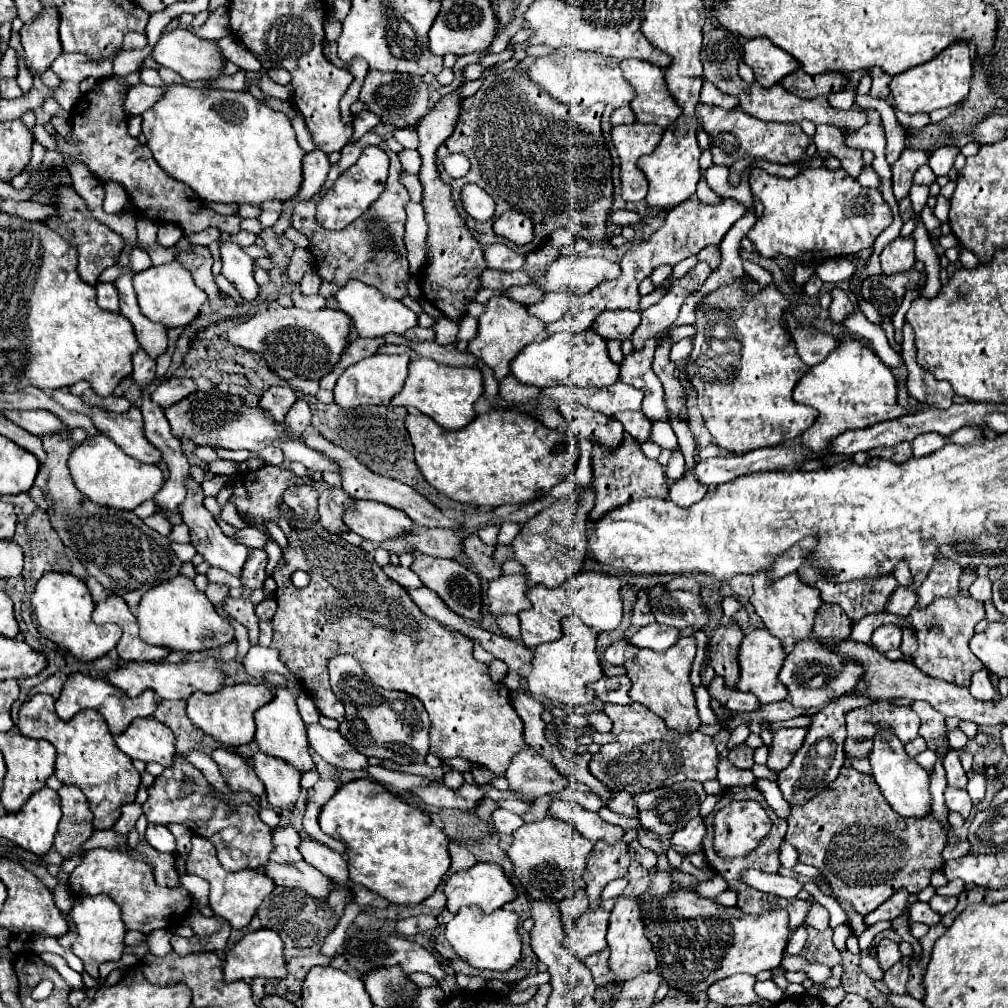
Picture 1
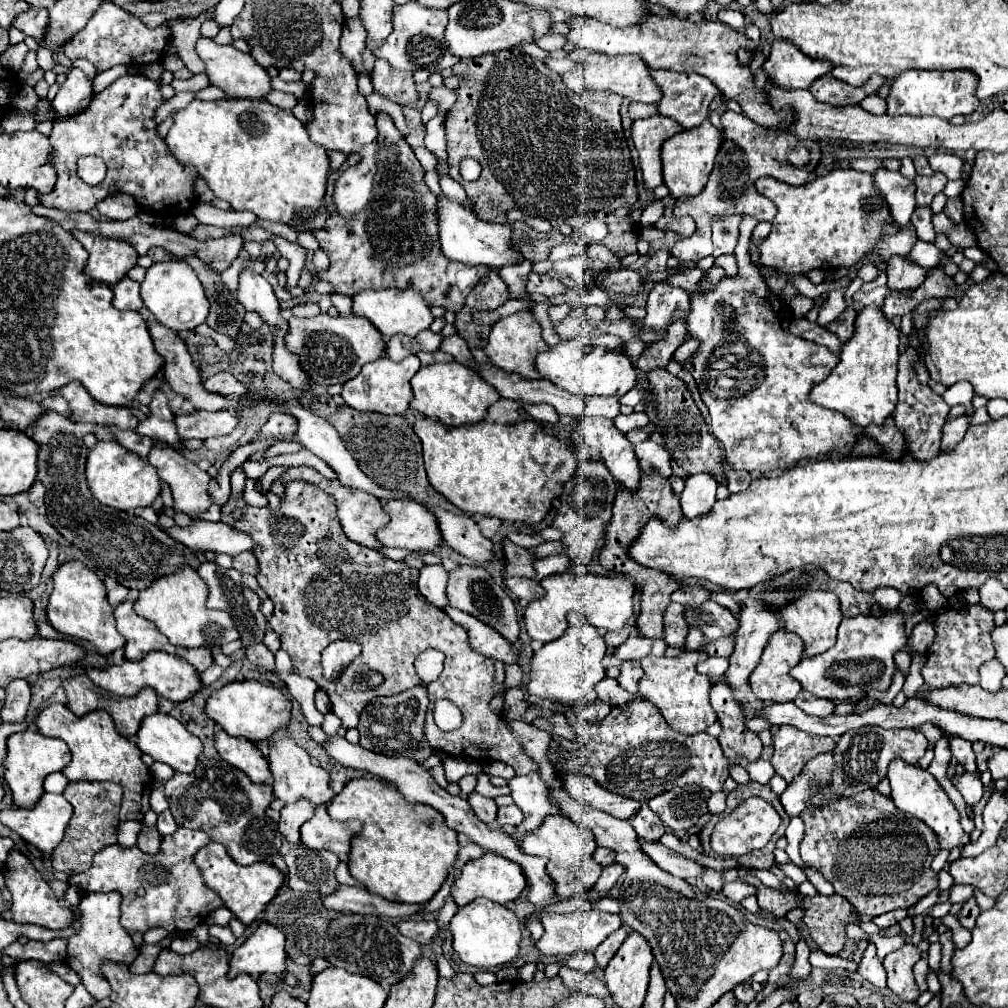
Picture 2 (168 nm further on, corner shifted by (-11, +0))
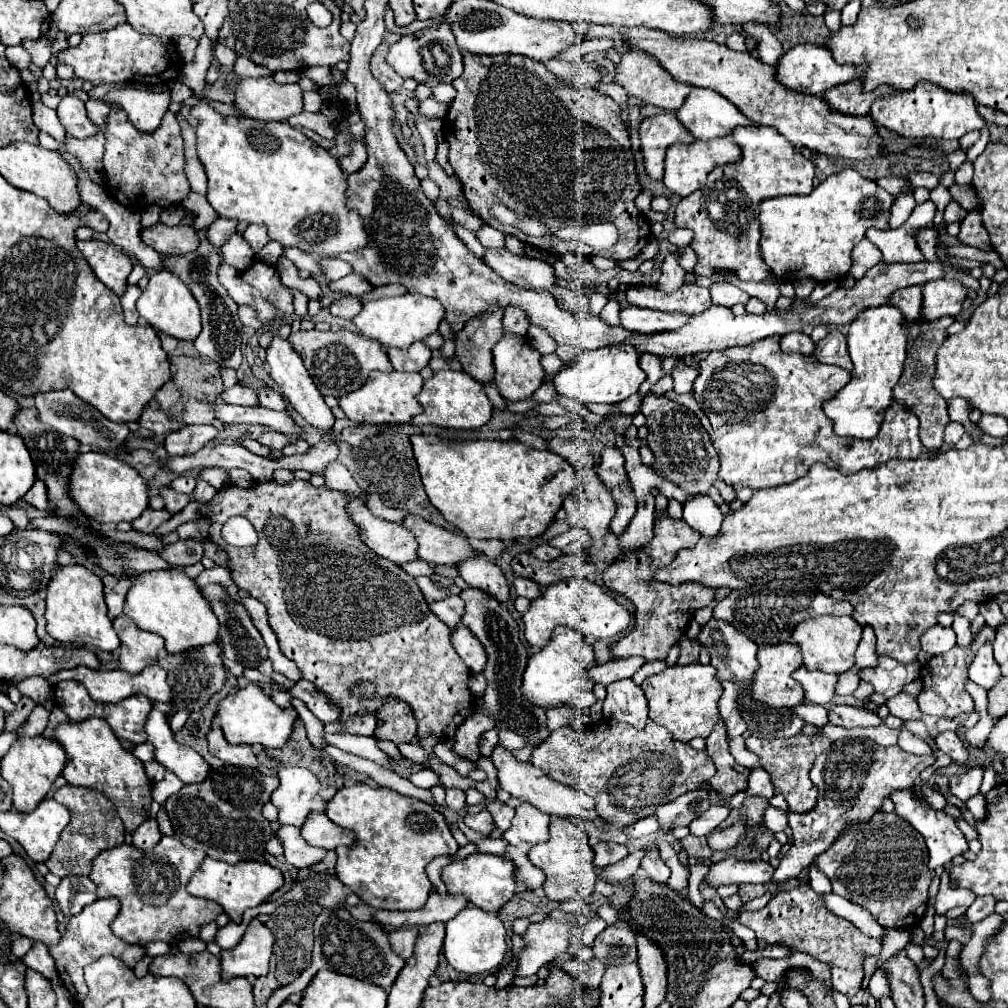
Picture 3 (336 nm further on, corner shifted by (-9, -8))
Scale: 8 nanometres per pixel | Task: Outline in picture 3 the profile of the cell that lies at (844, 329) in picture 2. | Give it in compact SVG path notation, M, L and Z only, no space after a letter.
M831 330L815 348L813 358L817 358L823 364L835 364L841 366L843 370L851 372L853 364L845 346L845 336L839 330Z

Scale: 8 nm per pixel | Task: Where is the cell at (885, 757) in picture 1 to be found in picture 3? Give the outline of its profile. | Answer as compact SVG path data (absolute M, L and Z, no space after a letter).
M897 790L891 794L891 800L895 804L895 812L901 818L905 818L915 830L919 830L919 834L925 838L925 844L929 848L929 864L927 866L931 870L951 862L957 854L963 854L967 850L967 840L965 840L963 832L957 828L955 820L951 816L947 816L943 810L931 810L929 804L921 806L921 802L913 802L911 790Z

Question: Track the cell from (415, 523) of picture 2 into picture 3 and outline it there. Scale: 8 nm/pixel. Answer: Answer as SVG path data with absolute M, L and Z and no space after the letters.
M409 514L403 526L415 534L419 542L419 558L427 564L459 564L477 554L463 536L433 526L421 516Z

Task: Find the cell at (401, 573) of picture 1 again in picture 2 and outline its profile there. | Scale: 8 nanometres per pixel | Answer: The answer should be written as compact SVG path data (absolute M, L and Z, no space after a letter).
M437 564L437 566L423 566L419 570L419 578L417 578L419 592L431 604L435 604L439 608L443 608L447 604L445 586L447 586L447 570L441 564Z

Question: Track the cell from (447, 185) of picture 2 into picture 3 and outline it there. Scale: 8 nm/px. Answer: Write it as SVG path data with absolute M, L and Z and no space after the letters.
M483 226L483 230L479 232L479 242L485 246L485 248L489 248L489 250L499 250L499 248L503 248L503 240L505 240L505 236L503 236L503 232L499 232L499 230L495 230L495 228L491 228L491 226Z

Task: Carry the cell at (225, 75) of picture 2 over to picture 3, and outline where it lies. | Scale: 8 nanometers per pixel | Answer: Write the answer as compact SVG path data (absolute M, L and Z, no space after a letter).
M271 76L265 78L239 78L235 86L237 112L263 122L287 122L287 118L303 112L303 90L299 84L277 84Z

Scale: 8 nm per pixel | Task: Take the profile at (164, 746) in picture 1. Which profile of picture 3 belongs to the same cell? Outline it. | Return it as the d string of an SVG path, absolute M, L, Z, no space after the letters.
M153 708L149 712L145 730L149 734L147 740L155 746L157 762L171 770L183 784L197 784L207 778L211 766L195 750L185 748L175 740L163 710Z

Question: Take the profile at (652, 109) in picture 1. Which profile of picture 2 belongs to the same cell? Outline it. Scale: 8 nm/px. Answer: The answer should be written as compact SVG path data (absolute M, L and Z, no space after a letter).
M659 68L651 70L651 78L663 92L657 112L677 120L683 128L699 126L709 114L709 102L719 96L719 90L699 74L679 74Z

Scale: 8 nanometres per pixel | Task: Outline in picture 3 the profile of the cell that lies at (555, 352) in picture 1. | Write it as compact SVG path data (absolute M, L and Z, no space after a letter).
M619 344L599 350L583 350L569 366L559 370L555 376L555 390L583 404L617 404L635 394L645 378L647 376L639 366L639 352L631 344Z

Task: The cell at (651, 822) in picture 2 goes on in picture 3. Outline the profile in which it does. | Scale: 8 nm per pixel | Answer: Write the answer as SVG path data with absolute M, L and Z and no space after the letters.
M651 850L651 852L641 860L641 870L643 870L653 882L657 882L657 884L667 884L669 874L671 874L669 866L659 858L657 850Z

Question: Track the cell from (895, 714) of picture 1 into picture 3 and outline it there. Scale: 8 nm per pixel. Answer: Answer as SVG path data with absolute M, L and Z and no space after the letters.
M845 738L833 742L829 752L821 754L813 768L809 770L809 778L819 788L817 806L809 814L789 814L787 822L793 832L793 844L779 860L775 868L773 880L765 884L767 894L775 894L777 886L785 880L797 878L805 868L809 868L819 854L823 854L839 836L843 836L851 826L867 822L875 812L881 810L883 800L891 796L895 790L905 790L915 784L919 774L935 762L933 754L915 756L899 746L877 746L867 744L867 740Z

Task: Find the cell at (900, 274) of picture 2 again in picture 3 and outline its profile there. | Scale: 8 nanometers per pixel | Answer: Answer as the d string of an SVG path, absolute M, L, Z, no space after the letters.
M909 286L897 294L893 294L893 298L889 300L889 304L897 306L907 320L921 324L921 304L923 304L923 294L921 294L921 286Z

